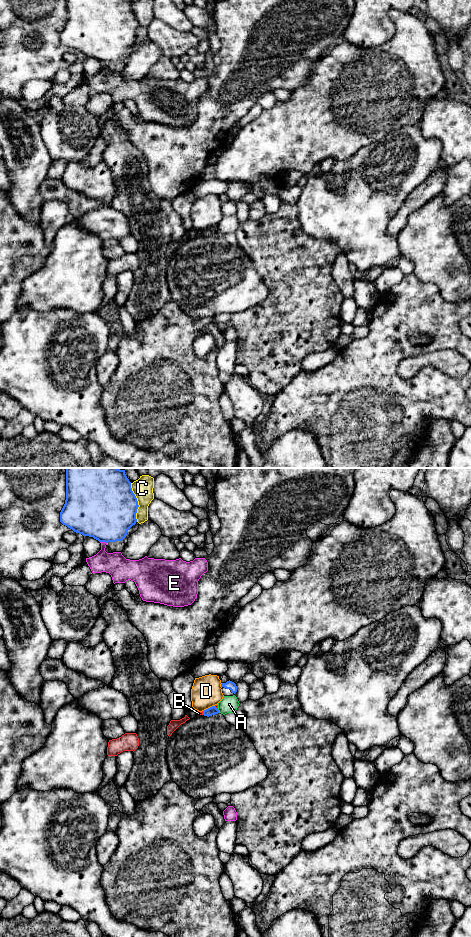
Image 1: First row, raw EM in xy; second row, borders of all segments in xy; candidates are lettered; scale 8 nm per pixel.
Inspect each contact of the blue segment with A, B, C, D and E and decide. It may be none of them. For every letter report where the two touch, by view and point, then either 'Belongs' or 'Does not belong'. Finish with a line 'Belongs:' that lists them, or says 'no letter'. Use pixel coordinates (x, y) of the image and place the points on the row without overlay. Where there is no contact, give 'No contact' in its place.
A: Touches blue at xy (218, 230). Does not belong
B: Touches blue at xy (203, 233). Does not belong
C: Touches blue at xy (137, 22). Does not belong
D: Touches blue at xy (208, 228). Does not belong
E: Touches blue at xy (103, 61). Does not belong
Belongs: no letter

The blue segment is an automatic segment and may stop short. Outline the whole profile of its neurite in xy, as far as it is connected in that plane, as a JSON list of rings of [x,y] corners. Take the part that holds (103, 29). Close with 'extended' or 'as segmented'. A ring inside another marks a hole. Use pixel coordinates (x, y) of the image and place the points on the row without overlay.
[[[66,0],[66,20],[60,32],[60,42],[99,62],[122,61],[137,42],[138,27],[129,0]]]; as segmented

